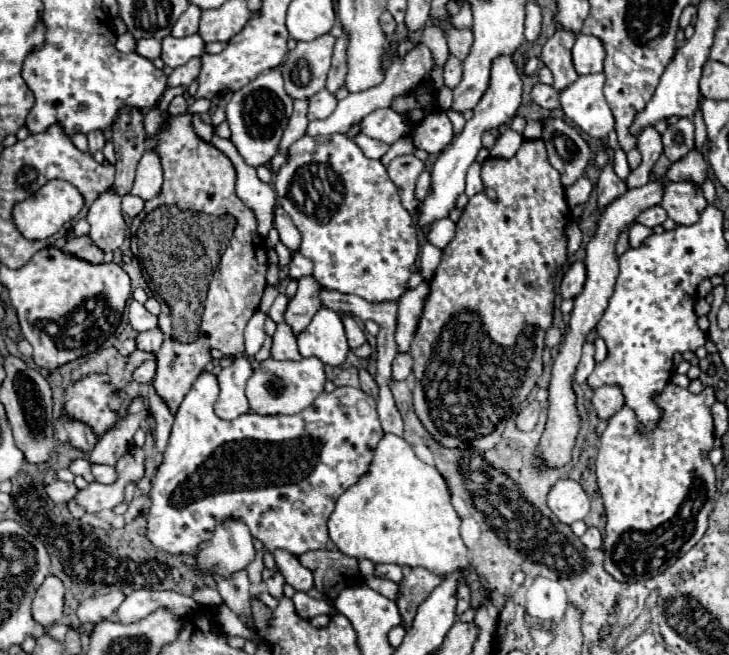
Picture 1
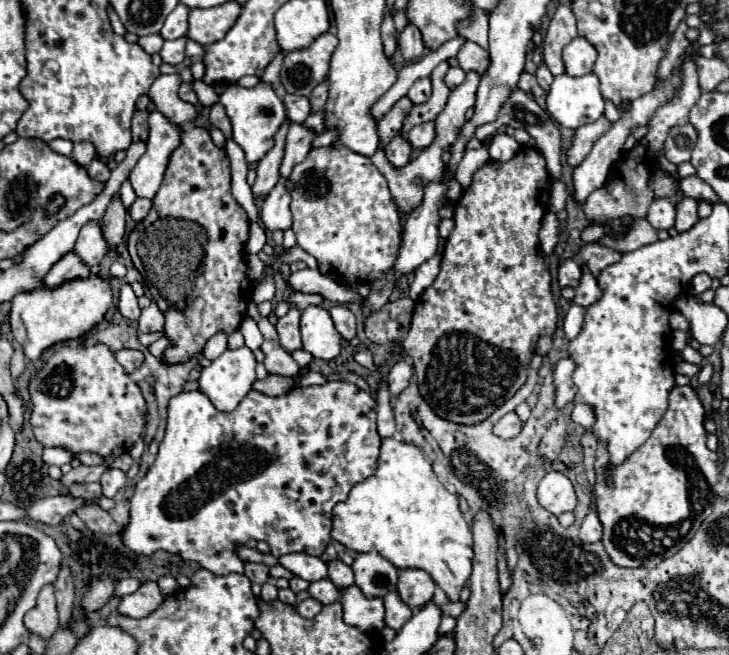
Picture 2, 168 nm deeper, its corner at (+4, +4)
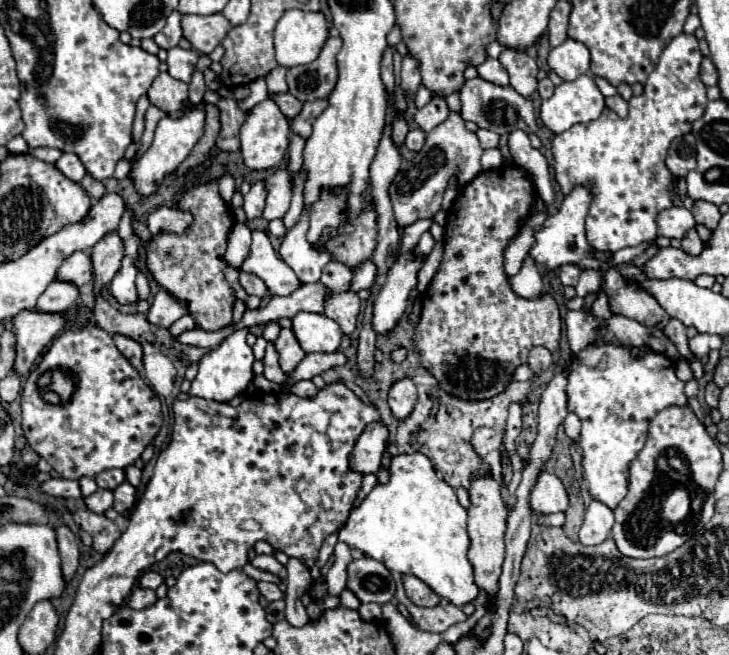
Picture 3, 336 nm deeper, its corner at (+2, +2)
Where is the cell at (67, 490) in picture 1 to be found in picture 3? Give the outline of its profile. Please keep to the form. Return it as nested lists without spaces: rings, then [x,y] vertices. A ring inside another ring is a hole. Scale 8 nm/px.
[[[99,488],[99,490],[93,492],[91,496],[85,496],[83,500],[85,500],[85,504],[87,504],[89,510],[93,510],[93,512],[97,512],[97,514],[103,514],[107,508],[113,506],[113,492]]]

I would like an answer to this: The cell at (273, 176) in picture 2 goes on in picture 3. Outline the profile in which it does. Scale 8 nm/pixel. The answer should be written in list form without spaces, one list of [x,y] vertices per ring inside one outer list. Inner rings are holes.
[[[259,180],[259,182],[255,182],[255,184],[251,186],[249,194],[245,196],[243,210],[247,212],[247,218],[249,218],[249,220],[261,216],[263,206],[265,206],[265,198],[267,198],[267,188],[265,188],[265,182]]]

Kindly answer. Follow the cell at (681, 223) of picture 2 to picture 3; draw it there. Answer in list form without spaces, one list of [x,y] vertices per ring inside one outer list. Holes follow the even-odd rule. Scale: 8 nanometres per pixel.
[[[695,228],[687,230],[687,234],[685,234],[683,240],[681,240],[681,248],[683,248],[685,252],[689,252],[689,254],[699,254],[699,252],[703,250],[703,242],[701,242],[701,238],[697,236],[697,230],[695,230]]]

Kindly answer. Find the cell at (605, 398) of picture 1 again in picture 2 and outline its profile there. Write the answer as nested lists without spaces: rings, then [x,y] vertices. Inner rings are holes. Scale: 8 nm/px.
[[[575,404],[573,406],[573,412],[571,412],[571,420],[579,426],[583,426],[585,430],[591,428],[591,424],[595,422],[595,414],[593,414],[593,408],[587,406],[587,404]]]

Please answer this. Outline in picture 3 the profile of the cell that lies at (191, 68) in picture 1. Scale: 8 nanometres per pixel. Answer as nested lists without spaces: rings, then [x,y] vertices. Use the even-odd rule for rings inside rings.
[[[161,72],[149,88],[149,100],[153,106],[163,110],[169,118],[181,118],[189,106],[187,84]]]

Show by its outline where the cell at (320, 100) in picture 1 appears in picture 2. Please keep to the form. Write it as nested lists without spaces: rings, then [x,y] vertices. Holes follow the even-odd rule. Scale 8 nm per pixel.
[[[285,94],[283,104],[287,110],[287,118],[291,122],[301,124],[309,116],[309,100],[305,96],[295,96],[295,94]]]

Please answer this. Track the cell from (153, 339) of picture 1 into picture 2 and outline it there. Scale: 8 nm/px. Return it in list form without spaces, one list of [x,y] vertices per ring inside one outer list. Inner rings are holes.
[[[151,300],[151,306],[141,312],[137,324],[139,324],[139,332],[157,332],[157,330],[163,330],[165,316],[159,310],[159,306],[155,304],[155,300]]]

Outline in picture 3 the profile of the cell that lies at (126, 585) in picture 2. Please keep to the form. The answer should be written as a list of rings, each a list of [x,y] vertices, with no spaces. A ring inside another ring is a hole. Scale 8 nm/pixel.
[[[145,572],[145,574],[141,574],[137,586],[141,586],[141,588],[153,588],[155,590],[161,582],[163,582],[163,578],[157,572]]]

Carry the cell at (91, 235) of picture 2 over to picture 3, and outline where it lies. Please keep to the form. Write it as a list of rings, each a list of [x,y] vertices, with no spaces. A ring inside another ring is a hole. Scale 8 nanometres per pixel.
[[[77,250],[69,258],[65,258],[61,270],[57,272],[57,280],[75,282],[77,286],[91,282],[91,278],[93,278],[93,262],[89,252],[85,250]]]

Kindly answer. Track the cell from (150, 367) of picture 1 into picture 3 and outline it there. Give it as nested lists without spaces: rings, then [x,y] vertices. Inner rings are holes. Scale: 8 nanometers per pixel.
[[[115,334],[113,340],[115,340],[117,350],[131,362],[133,368],[137,368],[137,370],[141,372],[141,370],[143,370],[143,348],[141,348],[141,344],[133,342],[131,338],[119,336],[119,334]]]

